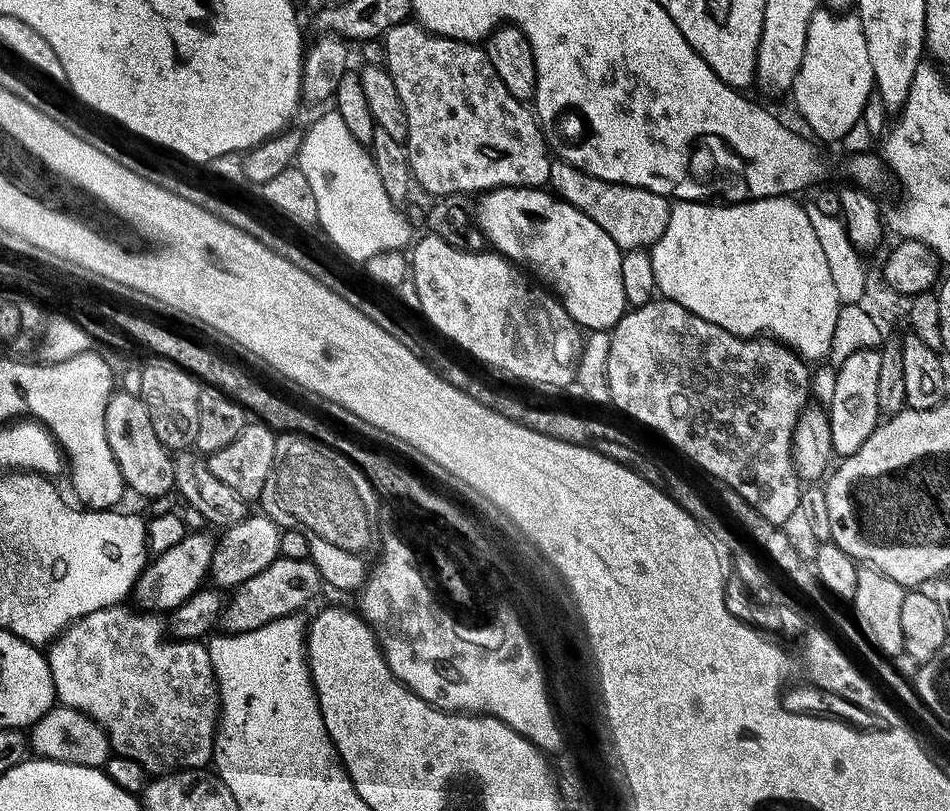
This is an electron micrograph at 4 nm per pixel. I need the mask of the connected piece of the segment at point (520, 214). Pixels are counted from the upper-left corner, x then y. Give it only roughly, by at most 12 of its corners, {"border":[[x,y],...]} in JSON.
{"border":[[543,187],[490,188],[476,224],[581,329],[624,317],[622,249]]}

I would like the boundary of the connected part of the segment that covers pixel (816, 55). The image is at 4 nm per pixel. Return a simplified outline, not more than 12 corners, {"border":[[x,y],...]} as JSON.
{"border":[[860,17],[810,18],[790,97],[817,141],[861,123],[874,70]]}

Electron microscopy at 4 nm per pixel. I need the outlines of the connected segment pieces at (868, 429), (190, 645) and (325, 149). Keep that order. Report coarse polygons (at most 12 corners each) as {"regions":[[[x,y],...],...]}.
{"regions":[[[877,349],[838,365],[832,451],[853,456],[882,417]],[[94,610],[47,645],[57,701],[149,774],[212,764],[200,640]],[[335,110],[306,128],[298,166],[318,228],[365,262],[414,229],[371,151]]]}

